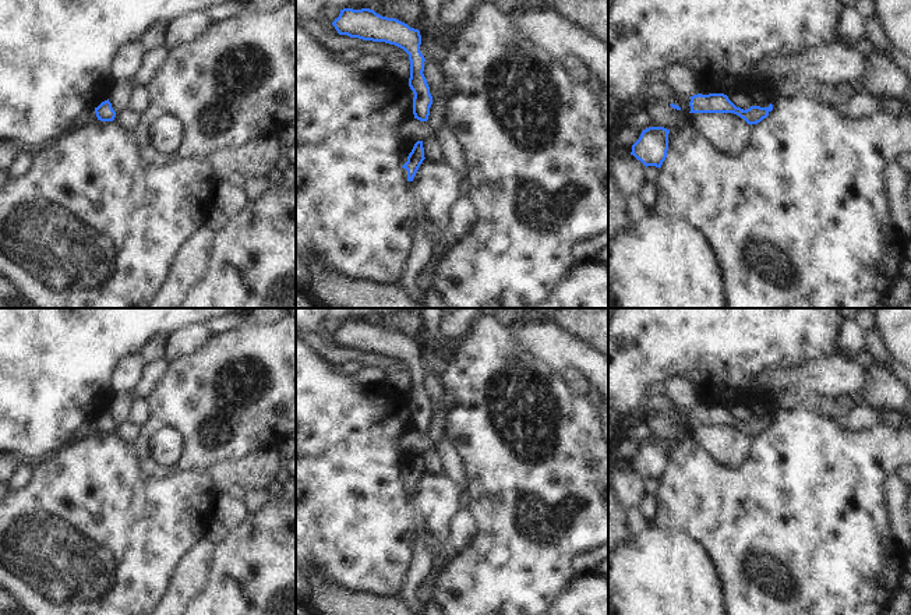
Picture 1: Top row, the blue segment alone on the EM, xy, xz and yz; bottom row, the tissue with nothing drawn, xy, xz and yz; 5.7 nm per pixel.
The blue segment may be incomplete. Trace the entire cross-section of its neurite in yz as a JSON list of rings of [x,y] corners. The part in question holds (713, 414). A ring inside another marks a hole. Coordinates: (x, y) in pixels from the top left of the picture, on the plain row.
[[[724,406],[693,407],[689,418],[689,425],[734,425],[751,438],[760,435],[773,423],[771,416],[767,420],[751,418],[744,423],[737,420]]]

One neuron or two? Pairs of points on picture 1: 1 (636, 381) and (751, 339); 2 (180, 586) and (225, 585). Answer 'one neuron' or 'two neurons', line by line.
1: one neuron
2: two neurons

